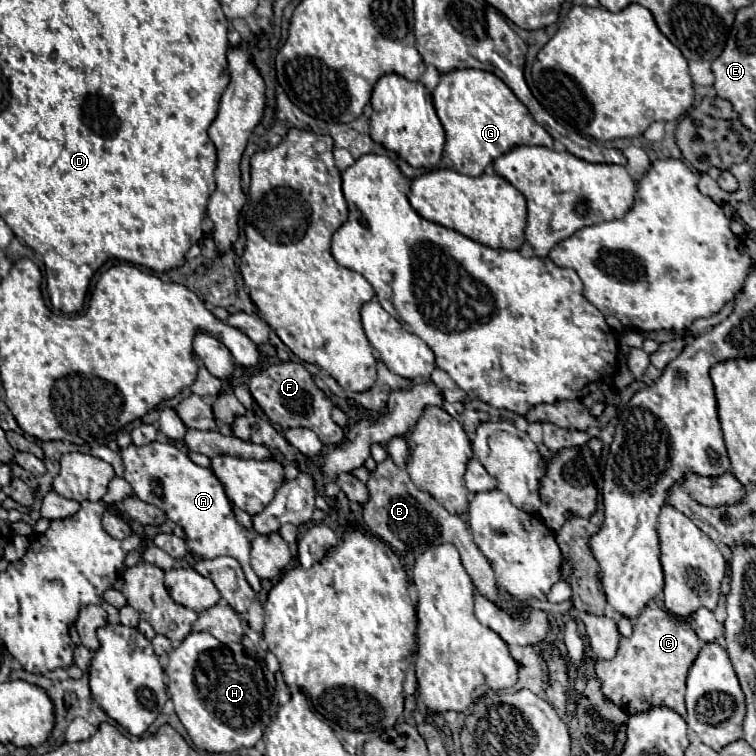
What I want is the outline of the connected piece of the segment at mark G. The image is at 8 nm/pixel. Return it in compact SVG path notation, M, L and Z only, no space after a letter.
M457 69L451 73L443 73L441 83L433 91L433 105L445 127L445 133L447 133L445 153L453 161L455 171L459 171L463 175L471 175L471 177L481 175L489 163L493 163L499 155L507 153L509 149L513 149L517 145L553 147L551 135L531 117L529 109L515 97L515 93L511 93L511 89L507 89L507 85L489 71Z

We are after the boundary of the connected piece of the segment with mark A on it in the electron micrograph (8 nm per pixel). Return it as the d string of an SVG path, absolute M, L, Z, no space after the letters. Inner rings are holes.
M149 443L143 447L129 445L127 449L121 449L123 465L125 465L125 481L133 487L135 495L141 501L149 501L151 505L163 509L169 521L175 521L185 531L185 543L193 555L199 559L215 559L221 555L235 557L249 581L249 585L259 593L261 581L253 573L249 565L249 551L251 551L251 533L237 523L233 515L231 501L225 495L223 483L215 477L211 469L195 465L185 453L181 453L171 443ZM159 479L163 485L163 499L153 495L151 481Z

